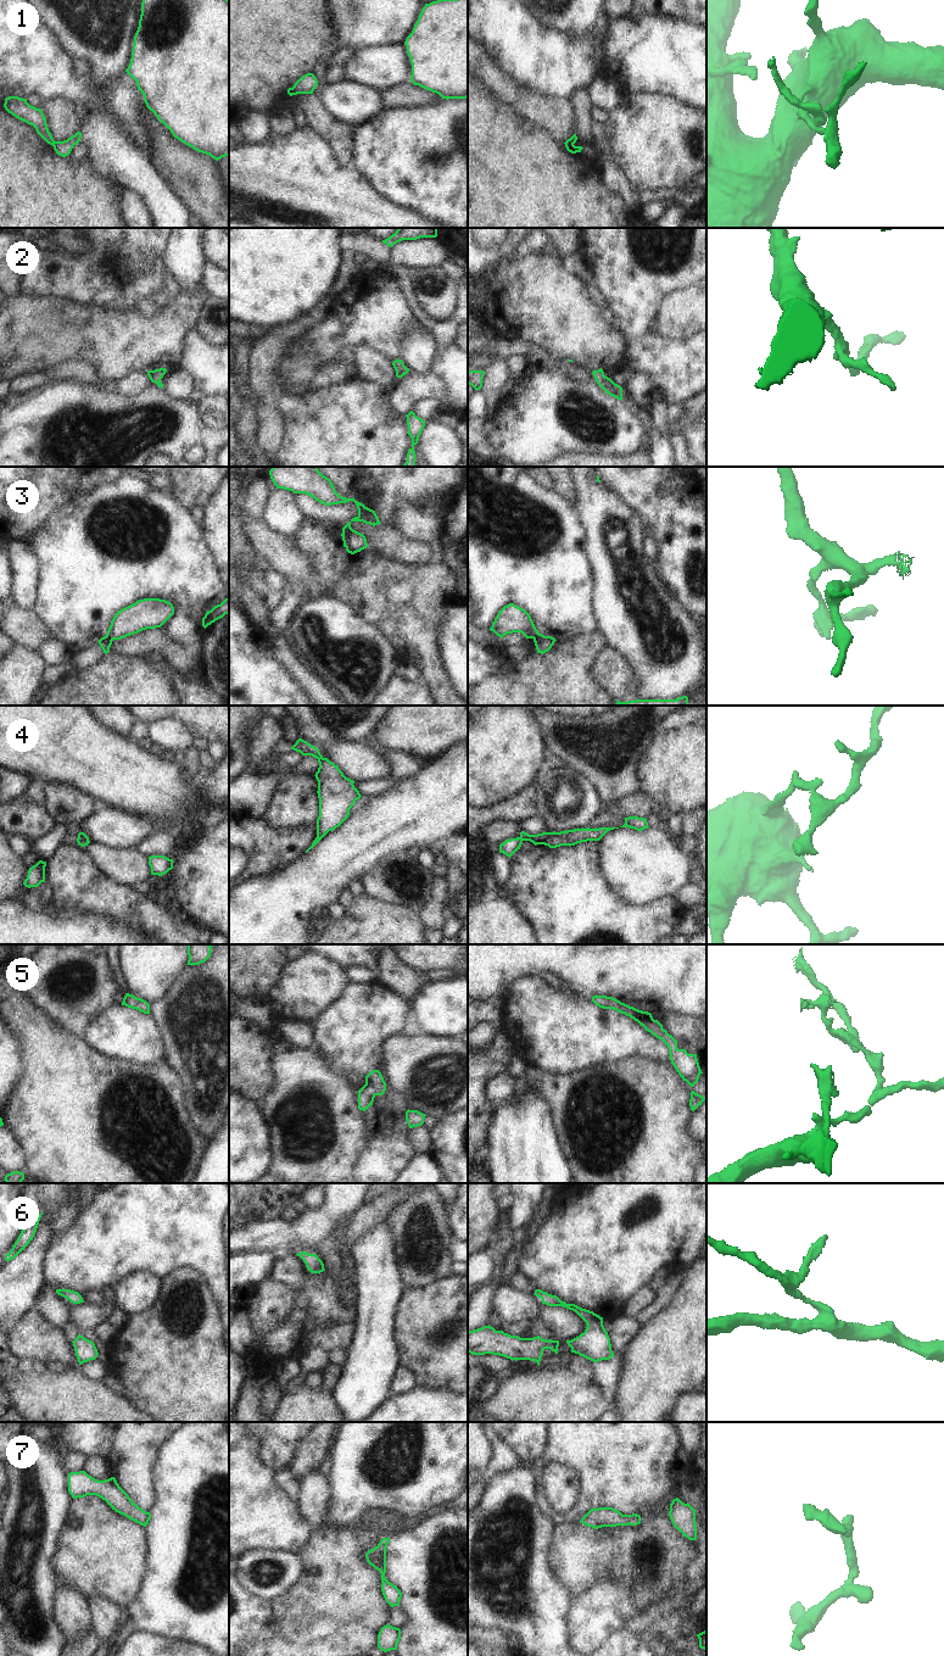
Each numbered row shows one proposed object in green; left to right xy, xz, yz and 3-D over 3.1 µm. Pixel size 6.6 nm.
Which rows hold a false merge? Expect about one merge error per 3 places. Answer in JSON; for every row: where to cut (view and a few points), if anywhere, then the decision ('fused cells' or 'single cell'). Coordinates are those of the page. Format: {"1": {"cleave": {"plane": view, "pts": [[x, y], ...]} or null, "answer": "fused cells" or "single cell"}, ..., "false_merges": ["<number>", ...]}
{"1": {"cleave": {"plane": "xy", "pts": [[55, 141], [51, 144]]}, "answer": "fused cells"}, "2": {"cleave": null, "answer": "single cell"}, "3": {"cleave": null, "answer": "single cell"}, "4": {"cleave": {"plane": "xz", "pts": [[322, 757], [318, 760]]}, "answer": "fused cells"}, "5": {"cleave": {"plane": "xz", "pts": [[366, 1082], [376, 1094]]}, "answer": "fused cells"}, "6": {"cleave": null, "answer": "single cell"}, "7": {"cleave": null, "answer": "single cell"}, "false_merges": ["1", "4", "5"]}

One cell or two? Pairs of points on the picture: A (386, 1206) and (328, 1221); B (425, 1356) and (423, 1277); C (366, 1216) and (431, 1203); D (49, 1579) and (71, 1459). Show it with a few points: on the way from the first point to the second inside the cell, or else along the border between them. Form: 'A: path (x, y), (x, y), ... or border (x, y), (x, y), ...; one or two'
A: border (366, 1203), (352, 1217); two
B: border (450, 1276), (429, 1286), (415, 1286), (408, 1289); two
C: border (412, 1196), (400, 1203), (386, 1220); two
D: border (62, 1462), (68, 1472); two

